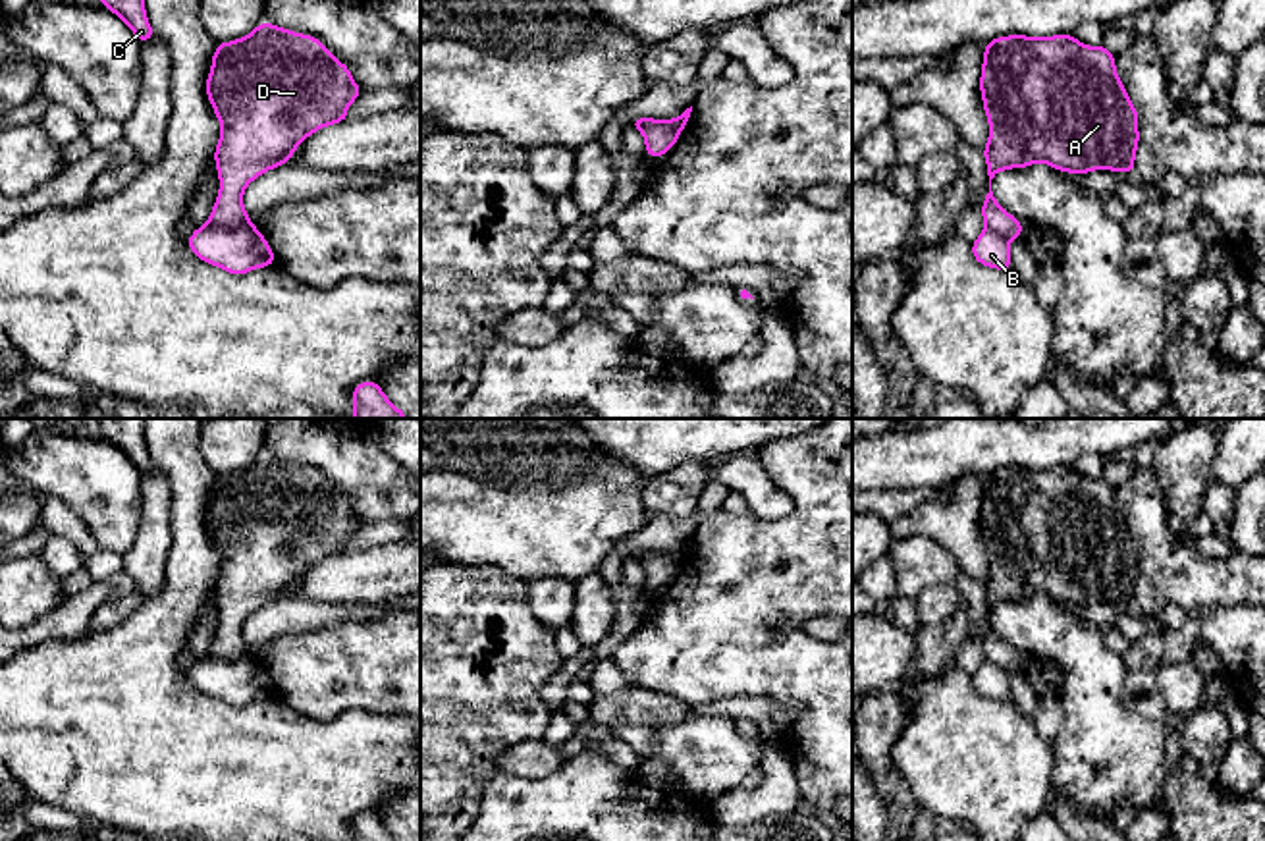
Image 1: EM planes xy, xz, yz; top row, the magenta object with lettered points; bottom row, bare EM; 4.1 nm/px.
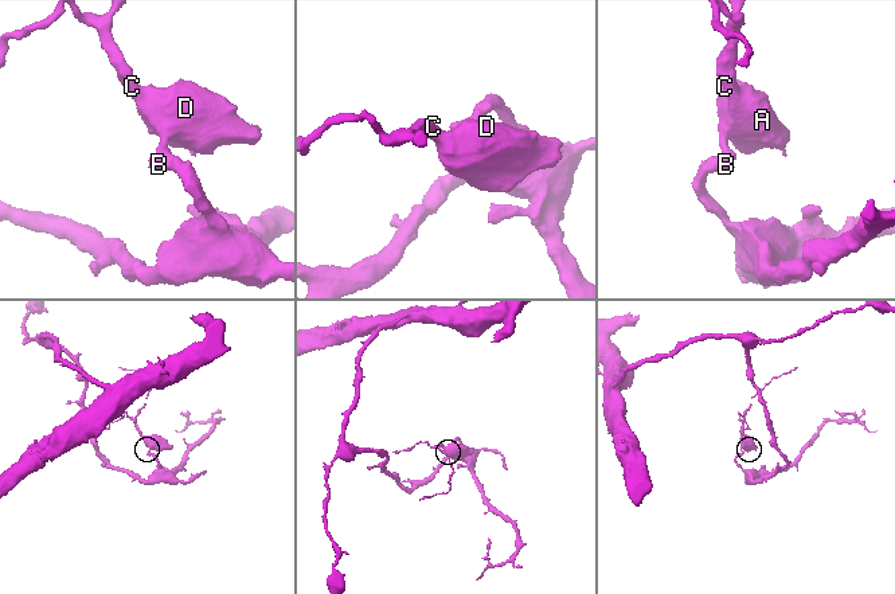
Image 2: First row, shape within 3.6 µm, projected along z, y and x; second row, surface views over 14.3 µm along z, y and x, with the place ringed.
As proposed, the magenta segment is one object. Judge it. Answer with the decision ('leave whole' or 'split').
split

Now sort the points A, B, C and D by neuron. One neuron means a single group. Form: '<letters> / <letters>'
A C D / B

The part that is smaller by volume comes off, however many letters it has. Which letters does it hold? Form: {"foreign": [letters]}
{"foreign": ["A", "C", "D"]}

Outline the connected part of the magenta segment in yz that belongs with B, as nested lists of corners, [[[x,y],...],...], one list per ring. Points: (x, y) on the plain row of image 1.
[[[983,660],[980,669],[972,673],[972,687],[983,698],[999,700],[1003,704],[1010,702],[1009,673],[989,660]]]

